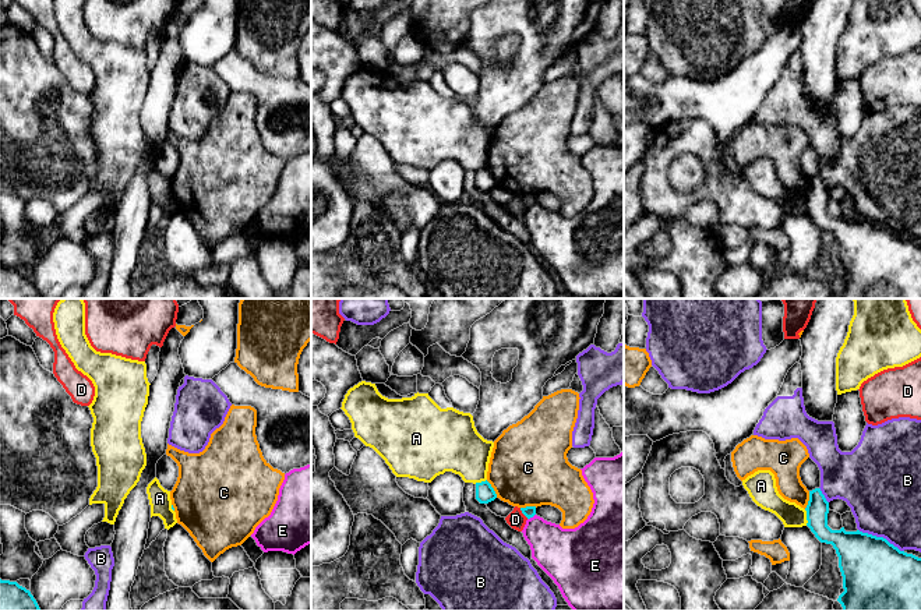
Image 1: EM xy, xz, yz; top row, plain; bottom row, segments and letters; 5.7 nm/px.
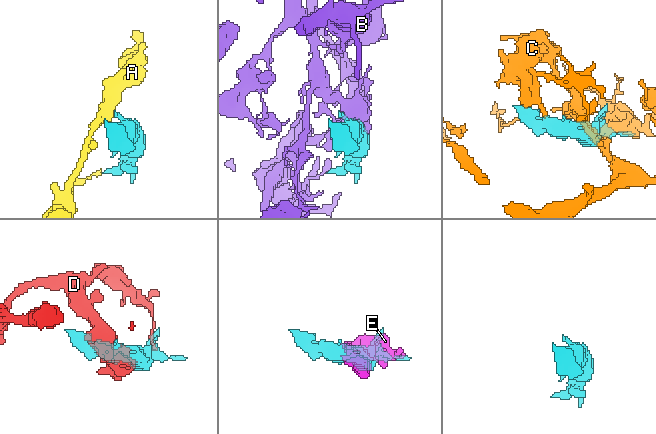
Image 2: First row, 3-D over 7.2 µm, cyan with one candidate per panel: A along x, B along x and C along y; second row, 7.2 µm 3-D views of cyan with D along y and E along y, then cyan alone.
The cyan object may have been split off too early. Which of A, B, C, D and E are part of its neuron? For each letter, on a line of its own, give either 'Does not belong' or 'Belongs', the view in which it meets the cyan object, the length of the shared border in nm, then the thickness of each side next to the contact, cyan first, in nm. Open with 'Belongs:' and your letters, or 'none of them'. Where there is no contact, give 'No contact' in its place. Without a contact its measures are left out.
Belongs: none of them
A: Does not belong. Touches cyan in yz. Shared border 100 nm. Thickness 130 nm (cyan) against 140 nm
B: Does not belong. Touches cyan in yz. Shared border 300 nm. Thickness 420 nm (cyan) against 420 nm
C: Does not belong. Touches cyan in xz. Shared border 120 nm. Thickness 110 nm (cyan) against 440 nm
D: Does not belong. Touches cyan in xz. Shared border 80 nm. Thickness 70 nm (cyan) against 100 nm
E: Does not belong. Touches cyan in xz. Shared border 60 nm. Thickness 70 nm (cyan) against 260 nm

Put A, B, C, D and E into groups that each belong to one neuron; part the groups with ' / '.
A / B / C / D / E

